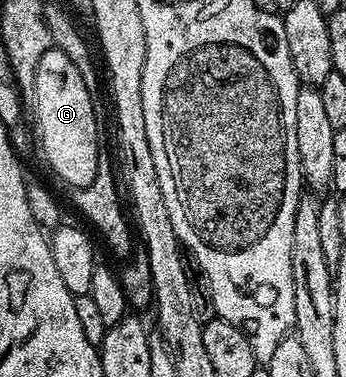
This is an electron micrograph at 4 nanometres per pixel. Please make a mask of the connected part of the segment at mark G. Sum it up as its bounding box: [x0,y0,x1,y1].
[36,46,98,190]

